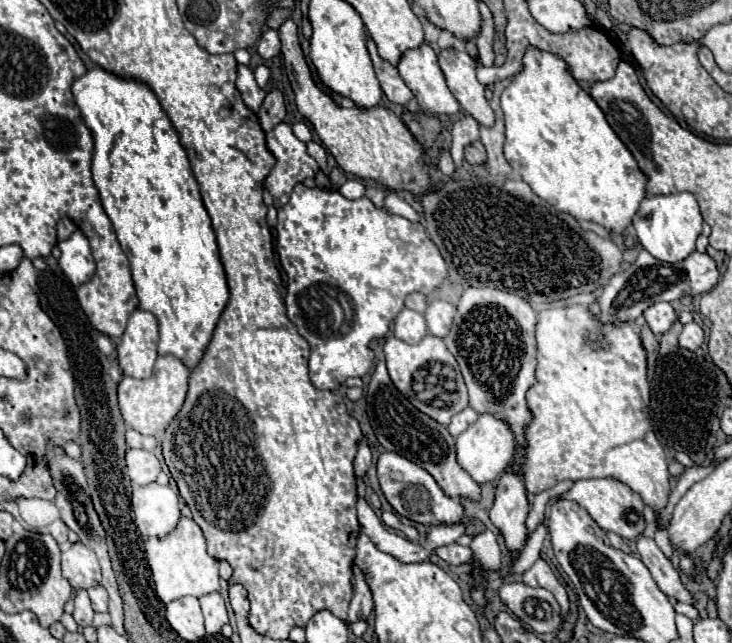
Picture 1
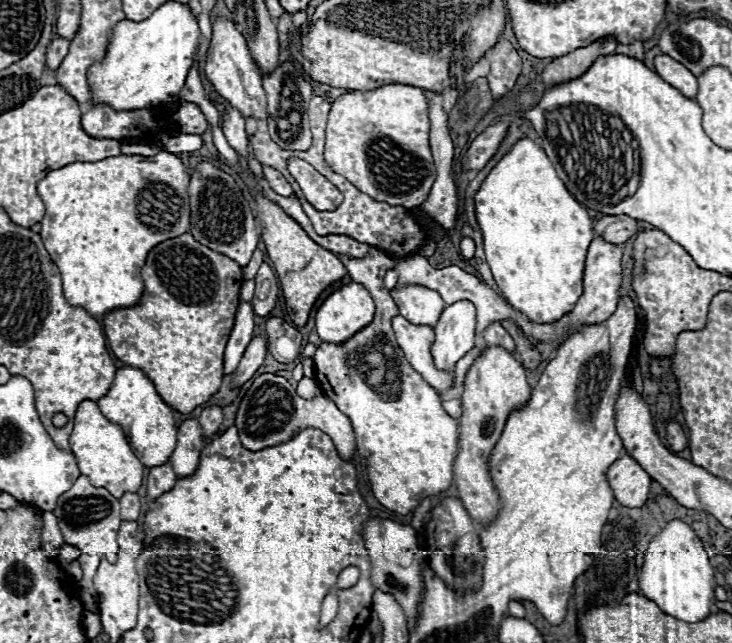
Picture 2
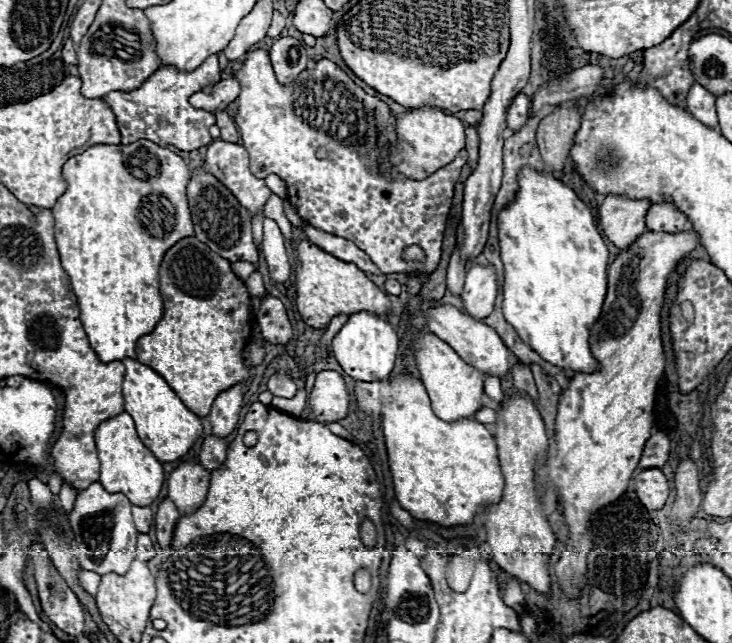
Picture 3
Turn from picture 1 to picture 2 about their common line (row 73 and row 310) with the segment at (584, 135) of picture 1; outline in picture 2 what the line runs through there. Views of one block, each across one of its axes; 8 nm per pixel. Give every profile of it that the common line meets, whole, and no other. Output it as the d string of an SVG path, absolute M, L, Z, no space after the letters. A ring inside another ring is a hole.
M530 138L518 140L484 178L480 190L474 194L474 204L476 220L484 236L486 260L506 300L538 324L556 322L570 312L582 296L582 272L588 246L594 240L594 222L556 176L544 150Z

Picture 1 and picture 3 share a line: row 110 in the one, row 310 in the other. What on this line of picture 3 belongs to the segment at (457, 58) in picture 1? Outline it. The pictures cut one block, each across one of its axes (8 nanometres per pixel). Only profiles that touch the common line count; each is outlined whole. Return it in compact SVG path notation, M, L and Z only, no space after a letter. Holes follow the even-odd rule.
M474 264L466 274L466 284L462 292L464 312L476 320L486 318L494 310L494 300L498 298L498 274L492 264Z

